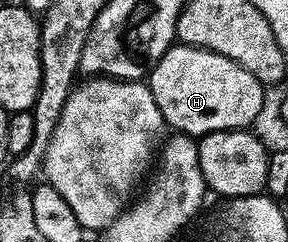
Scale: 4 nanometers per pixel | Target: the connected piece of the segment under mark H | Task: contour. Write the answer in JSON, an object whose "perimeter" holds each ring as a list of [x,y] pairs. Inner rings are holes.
{"perimeter":[[[177,44],[162,60],[150,70],[152,95],[162,112],[165,123],[172,126],[177,135],[202,139],[208,134],[227,130],[249,129],[262,112],[262,96],[266,88],[251,72],[242,68],[226,56],[218,56],[209,50],[199,50],[197,46]]]}

